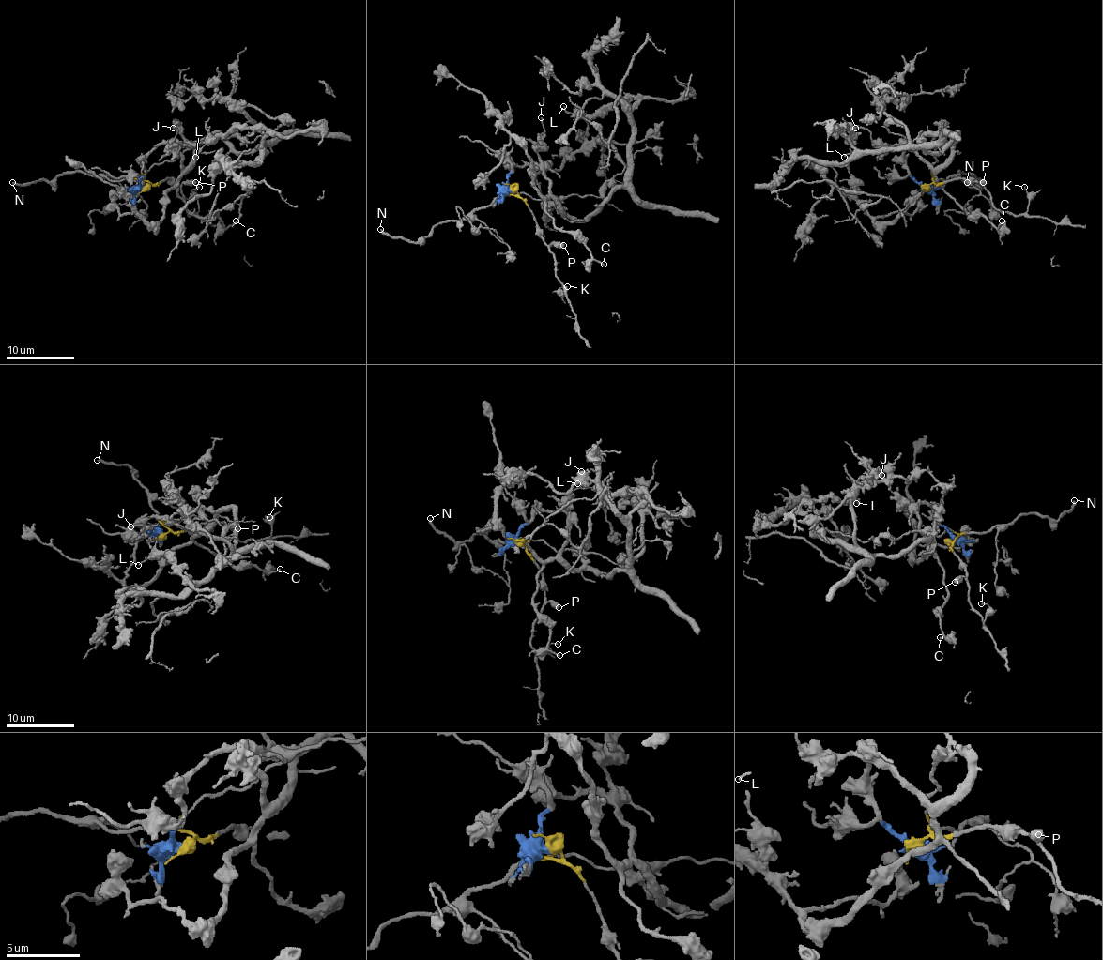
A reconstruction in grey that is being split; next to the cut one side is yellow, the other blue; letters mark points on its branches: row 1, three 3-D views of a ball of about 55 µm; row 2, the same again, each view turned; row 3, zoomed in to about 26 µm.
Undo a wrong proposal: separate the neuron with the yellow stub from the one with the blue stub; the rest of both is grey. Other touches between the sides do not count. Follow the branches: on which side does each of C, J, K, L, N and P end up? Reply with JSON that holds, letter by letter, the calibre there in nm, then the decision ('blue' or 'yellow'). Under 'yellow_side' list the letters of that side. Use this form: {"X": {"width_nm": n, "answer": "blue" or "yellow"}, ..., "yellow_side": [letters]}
{"C": {"width_nm": 170, "answer": "blue"}, "J": {"width_nm": 200, "answer": "blue"}, "K": {"width_nm": 130, "answer": "yellow"}, "L": {"width_nm": 130, "answer": "blue"}, "N": {"width_nm": 280, "answer": "yellow"}, "P": {"width_nm": 600, "answer": "yellow"}, "yellow_side": ["K", "N", "P"]}

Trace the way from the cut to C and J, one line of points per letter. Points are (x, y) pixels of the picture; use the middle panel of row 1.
C: (513, 190), (508, 180), (511, 169), (535, 165), (548, 180), (545, 209), (554, 223), (571, 232), (604, 265)
J: (513, 190), (508, 180), (511, 169), (514, 165), (537, 163), (538, 140), (543, 132), (540, 117)

